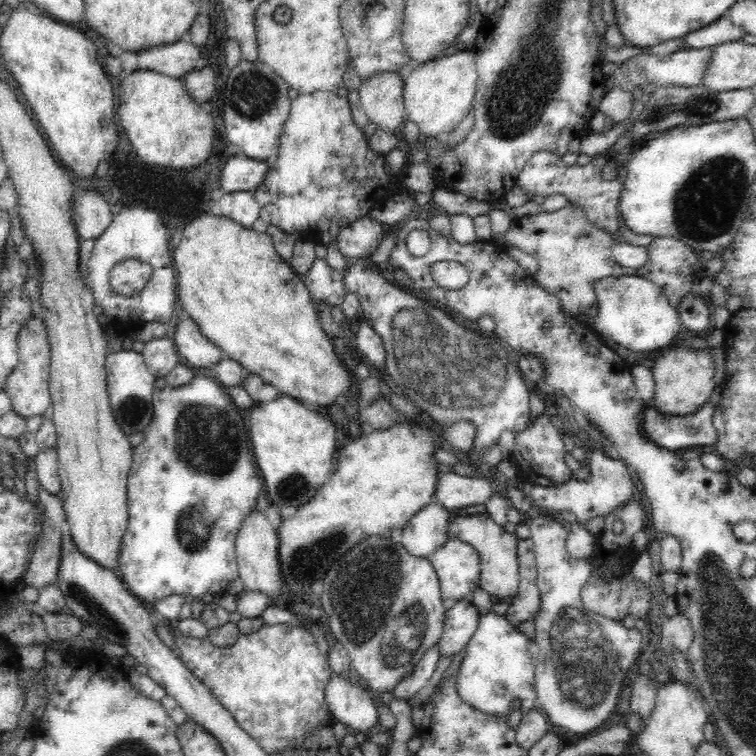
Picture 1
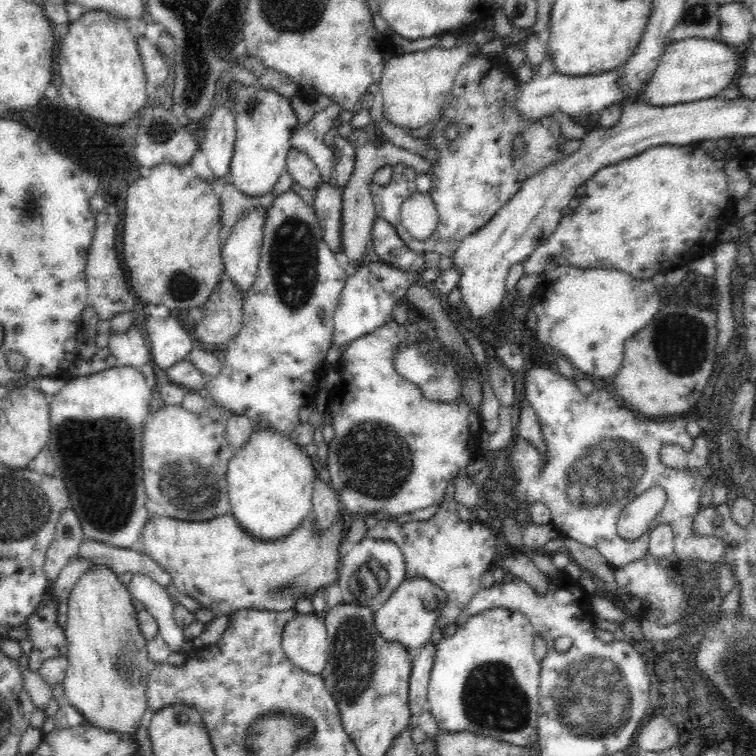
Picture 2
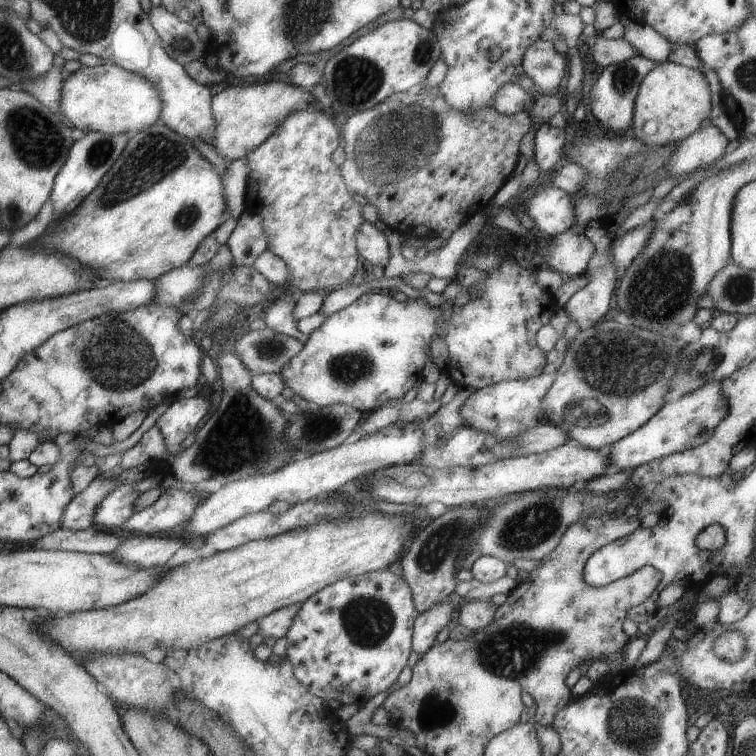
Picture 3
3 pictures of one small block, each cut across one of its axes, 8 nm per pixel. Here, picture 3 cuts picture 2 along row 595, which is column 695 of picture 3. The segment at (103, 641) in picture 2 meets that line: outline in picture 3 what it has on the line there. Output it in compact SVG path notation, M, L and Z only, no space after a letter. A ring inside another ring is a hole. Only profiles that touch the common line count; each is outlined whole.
M669 60L657 63L641 80L633 106L633 122L629 131L639 143L660 147L687 138L709 117L711 96L709 84L699 70L687 68ZM647 120L658 121L657 131L648 135L641 128Z

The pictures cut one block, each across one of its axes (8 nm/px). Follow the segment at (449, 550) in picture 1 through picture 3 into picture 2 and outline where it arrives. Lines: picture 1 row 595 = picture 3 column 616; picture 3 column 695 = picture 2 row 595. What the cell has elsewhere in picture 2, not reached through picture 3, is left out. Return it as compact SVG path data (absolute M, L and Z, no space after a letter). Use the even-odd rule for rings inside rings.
M425 578L404 579L373 612L374 628L386 642L401 644L413 653L429 642L434 623L443 611L446 599L446 593Z

